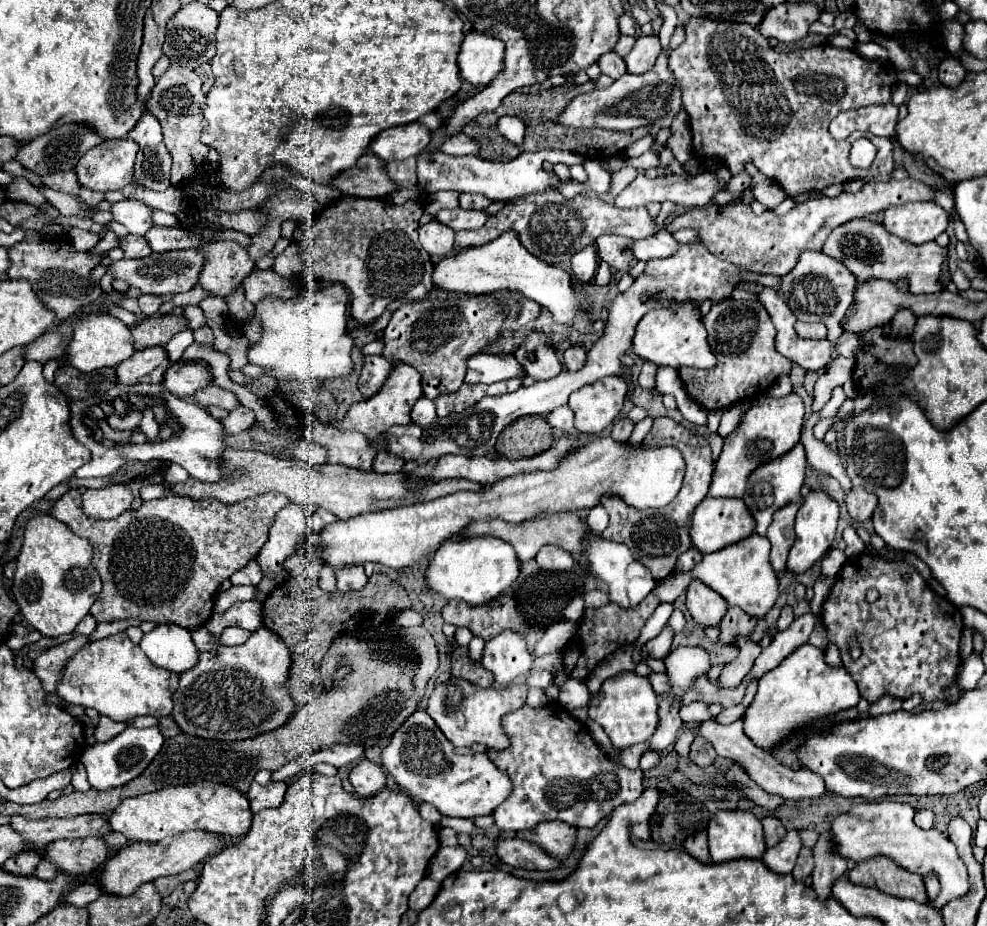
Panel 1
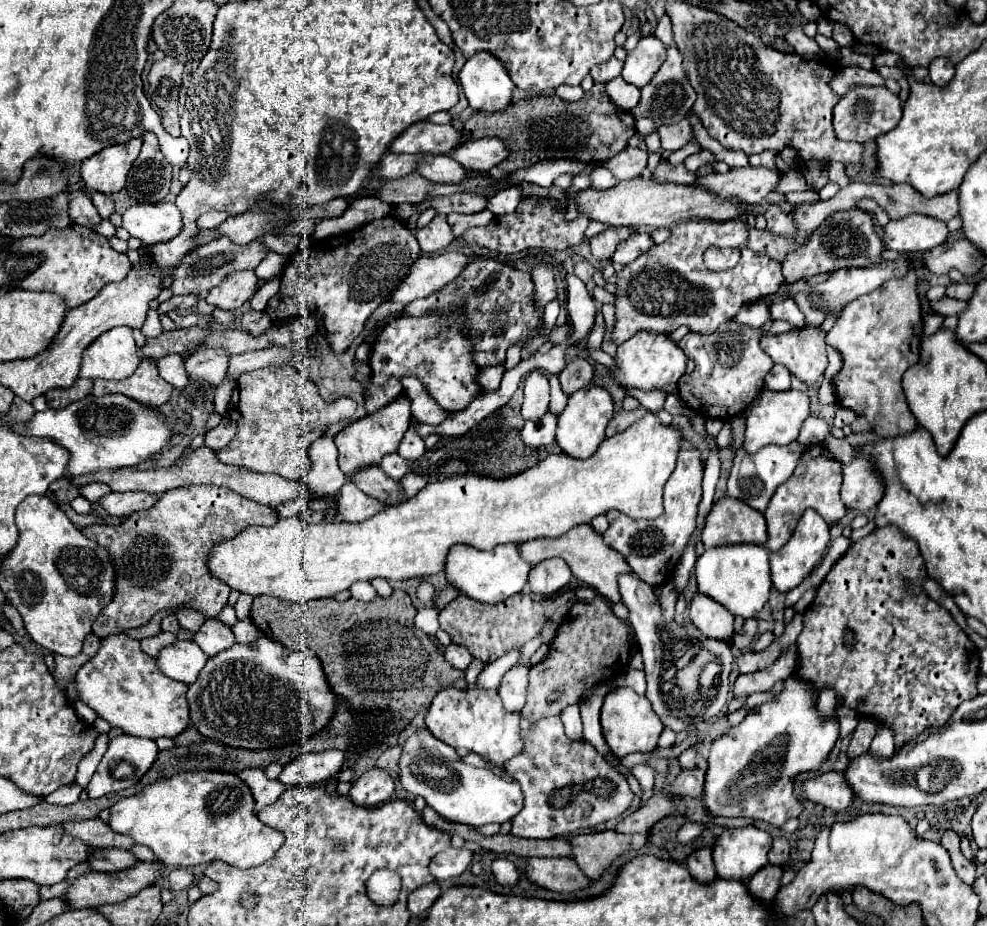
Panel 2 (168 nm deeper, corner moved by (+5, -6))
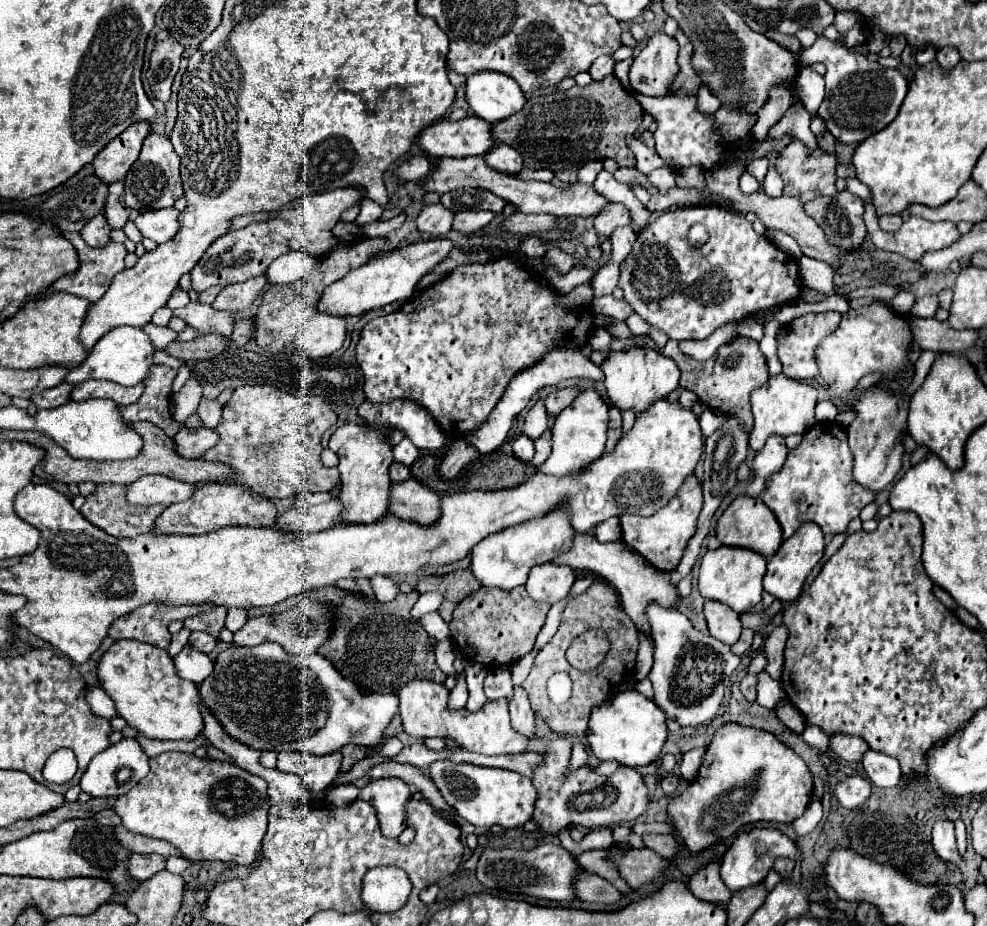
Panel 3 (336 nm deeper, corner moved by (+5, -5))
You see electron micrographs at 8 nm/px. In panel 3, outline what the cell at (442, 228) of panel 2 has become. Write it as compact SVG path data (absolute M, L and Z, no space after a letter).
M431 204L423 206L421 214L417 216L417 228L419 232L431 236L431 238L443 238L451 230L453 212L447 210L443 204Z

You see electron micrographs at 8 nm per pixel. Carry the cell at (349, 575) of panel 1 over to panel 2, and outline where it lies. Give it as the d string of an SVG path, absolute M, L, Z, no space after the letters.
M355 583L355 585L351 585L349 591L351 591L351 597L355 597L359 601L371 601L371 599L377 597L371 583Z

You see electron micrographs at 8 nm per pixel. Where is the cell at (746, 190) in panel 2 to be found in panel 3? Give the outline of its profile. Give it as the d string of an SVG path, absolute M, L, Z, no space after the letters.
M799 140L791 142L787 148L781 150L781 156L777 160L777 172L783 178L785 196L793 196L799 202L809 202L813 198L821 198L821 196L833 196L837 194L835 188L835 166L837 166L837 158L823 152L821 148L817 150L807 150Z

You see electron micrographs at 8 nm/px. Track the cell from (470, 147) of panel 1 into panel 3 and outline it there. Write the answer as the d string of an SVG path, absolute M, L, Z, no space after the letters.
M495 144L491 150L483 154L483 160L487 166L491 166L497 172L517 174L523 168L523 160L517 150L513 150L509 144Z

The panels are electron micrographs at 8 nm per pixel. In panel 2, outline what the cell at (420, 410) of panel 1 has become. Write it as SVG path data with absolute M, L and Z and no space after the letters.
M409 429L409 431L405 433L405 437L403 437L397 453L399 453L403 459L407 459L407 461L417 461L417 459L425 453L425 443L423 443L423 439L421 439L413 429Z

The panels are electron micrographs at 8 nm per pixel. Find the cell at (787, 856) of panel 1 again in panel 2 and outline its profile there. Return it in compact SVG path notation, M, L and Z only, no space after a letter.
M773 865L763 867L761 871L757 871L757 875L753 875L753 877L747 881L749 895L755 897L755 899L761 901L761 903L773 901L775 895L777 895L777 889L779 889L779 879L781 879L781 875L783 875L783 869L781 869L781 867L773 867Z

